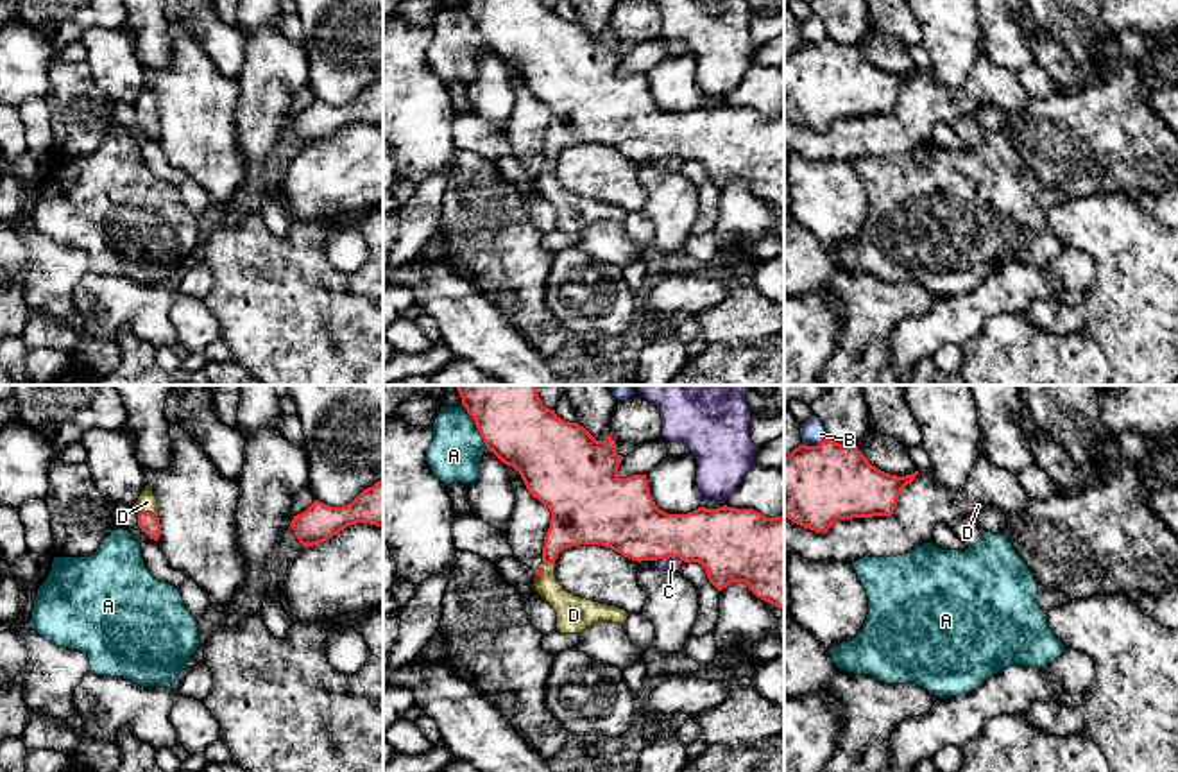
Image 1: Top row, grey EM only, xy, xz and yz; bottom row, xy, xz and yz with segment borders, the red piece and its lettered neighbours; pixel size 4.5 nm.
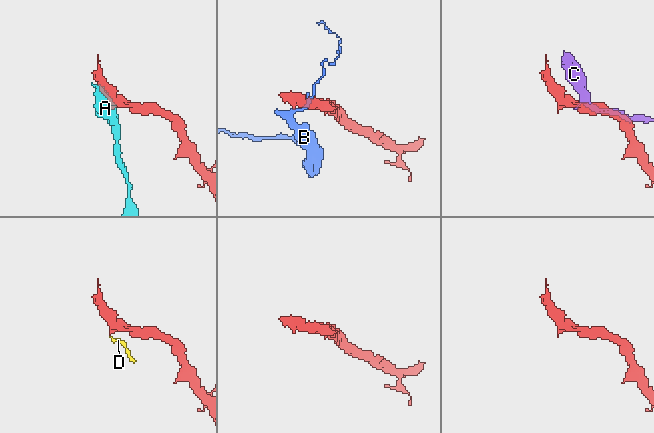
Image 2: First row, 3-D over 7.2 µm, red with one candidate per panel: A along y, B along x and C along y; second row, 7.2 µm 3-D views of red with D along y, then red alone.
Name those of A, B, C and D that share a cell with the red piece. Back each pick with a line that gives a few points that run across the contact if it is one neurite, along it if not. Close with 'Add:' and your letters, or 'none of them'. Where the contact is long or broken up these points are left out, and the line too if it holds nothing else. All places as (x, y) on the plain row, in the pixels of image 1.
D: Line: xy (147, 120), (149, 111), (147, 101)
Add: D

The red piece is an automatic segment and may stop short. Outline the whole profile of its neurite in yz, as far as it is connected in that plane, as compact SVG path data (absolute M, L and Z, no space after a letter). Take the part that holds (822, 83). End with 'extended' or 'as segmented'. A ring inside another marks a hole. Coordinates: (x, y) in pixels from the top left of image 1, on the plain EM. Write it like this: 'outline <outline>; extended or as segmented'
outline M824 38L818 45L800 43L784 57L784 115L793 122L825 131L838 118L892 115L902 88L918 70L897 75L872 64L858 45Z; as segmented

